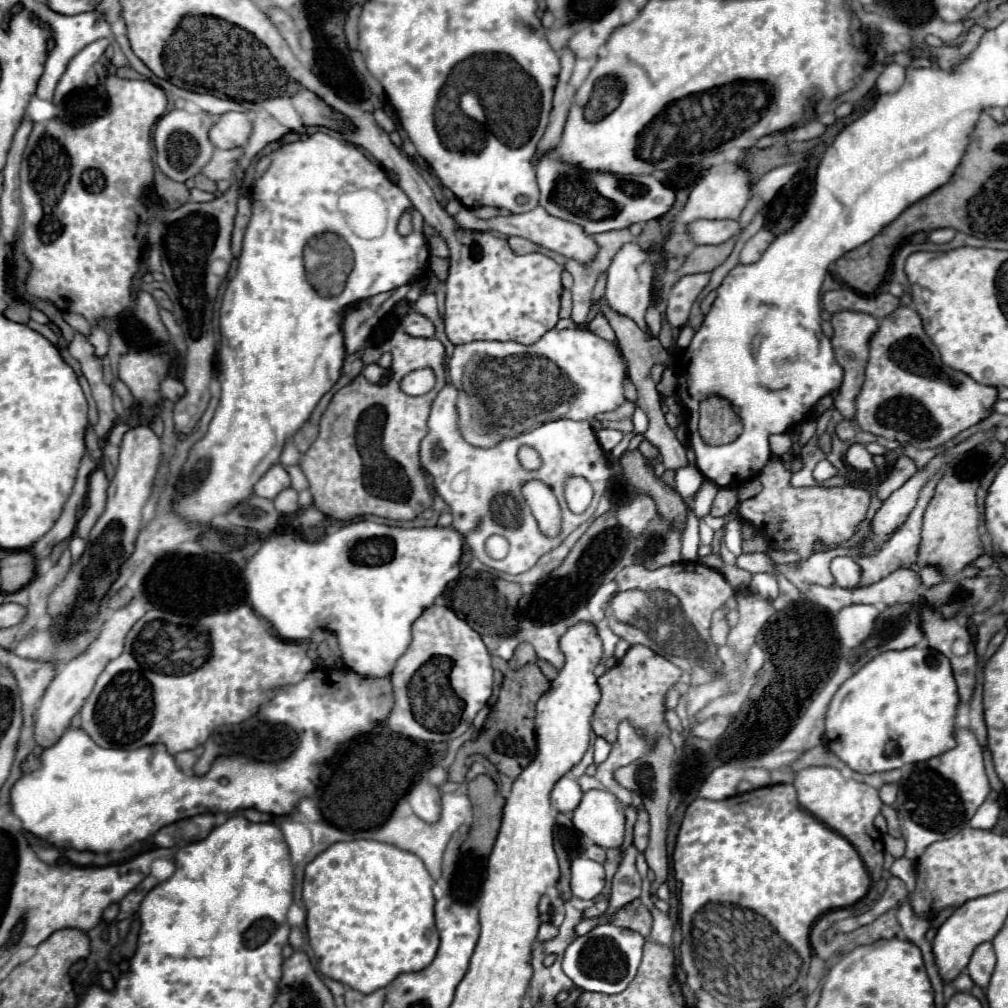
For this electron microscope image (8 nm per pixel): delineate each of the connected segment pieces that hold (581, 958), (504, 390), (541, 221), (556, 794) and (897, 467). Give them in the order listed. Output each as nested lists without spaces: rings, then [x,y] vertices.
[[[611,922],[593,928],[585,936],[583,938],[579,936],[573,944],[569,944],[569,948],[563,956],[563,972],[581,990],[603,992],[603,994],[623,992],[637,974],[637,968],[639,968],[641,956],[643,956],[645,938],[629,928],[621,928]]]
[[[549,330],[531,346],[513,341],[473,341],[461,344],[449,358],[446,373],[448,382],[465,390],[457,402],[462,436],[469,444],[479,448],[491,448],[502,438],[519,436],[543,422],[557,418],[593,420],[595,414],[615,410],[625,402],[623,378],[627,376],[627,362],[613,348],[613,344],[589,330]]]
[[[541,206],[525,212],[525,214],[509,214],[509,216],[495,216],[491,220],[481,220],[481,218],[475,218],[471,214],[469,208],[461,208],[453,220],[457,222],[457,226],[465,228],[465,230],[497,230],[505,236],[521,236],[521,238],[527,238],[543,248],[549,248],[565,258],[571,258],[571,260],[577,260],[579,264],[587,264],[591,262],[597,252],[599,252],[599,244],[593,240],[593,236],[585,234],[585,230],[581,230],[581,226],[577,226],[575,222],[567,222],[567,220],[561,220],[561,218],[555,218],[551,214],[547,214]]]
[[[563,776],[563,778],[555,784],[555,788],[553,788],[553,792],[551,792],[551,806],[553,806],[557,812],[569,814],[569,812],[573,812],[573,810],[579,806],[581,796],[583,796],[583,792],[581,792],[577,780],[571,778],[571,776]]]
[[[899,456],[895,464],[889,468],[883,482],[877,484],[877,498],[879,500],[889,498],[897,488],[901,488],[915,474],[915,470],[917,470],[915,464],[907,456]]]

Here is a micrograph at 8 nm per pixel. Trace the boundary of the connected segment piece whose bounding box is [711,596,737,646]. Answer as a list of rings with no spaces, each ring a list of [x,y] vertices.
[[[731,596],[729,602],[725,602],[725,606],[721,606],[715,614],[713,614],[713,622],[711,622],[711,636],[713,642],[717,646],[723,646],[727,642],[727,634],[729,634],[729,624],[727,624],[727,614],[731,610],[737,608],[737,598]]]

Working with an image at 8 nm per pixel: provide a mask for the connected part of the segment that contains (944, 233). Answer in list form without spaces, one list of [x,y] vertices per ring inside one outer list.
[[[941,228],[941,230],[933,230],[933,232],[929,234],[929,240],[935,242],[935,244],[945,244],[945,242],[951,242],[953,236],[955,236],[955,230],[951,230],[951,228]]]

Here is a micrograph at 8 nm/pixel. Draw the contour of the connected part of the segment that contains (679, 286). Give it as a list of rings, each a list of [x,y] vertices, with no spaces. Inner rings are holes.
[[[687,274],[687,276],[681,276],[669,288],[665,316],[673,328],[681,328],[683,324],[687,324],[691,306],[699,296],[699,292],[707,286],[707,282],[709,282],[709,274]]]

